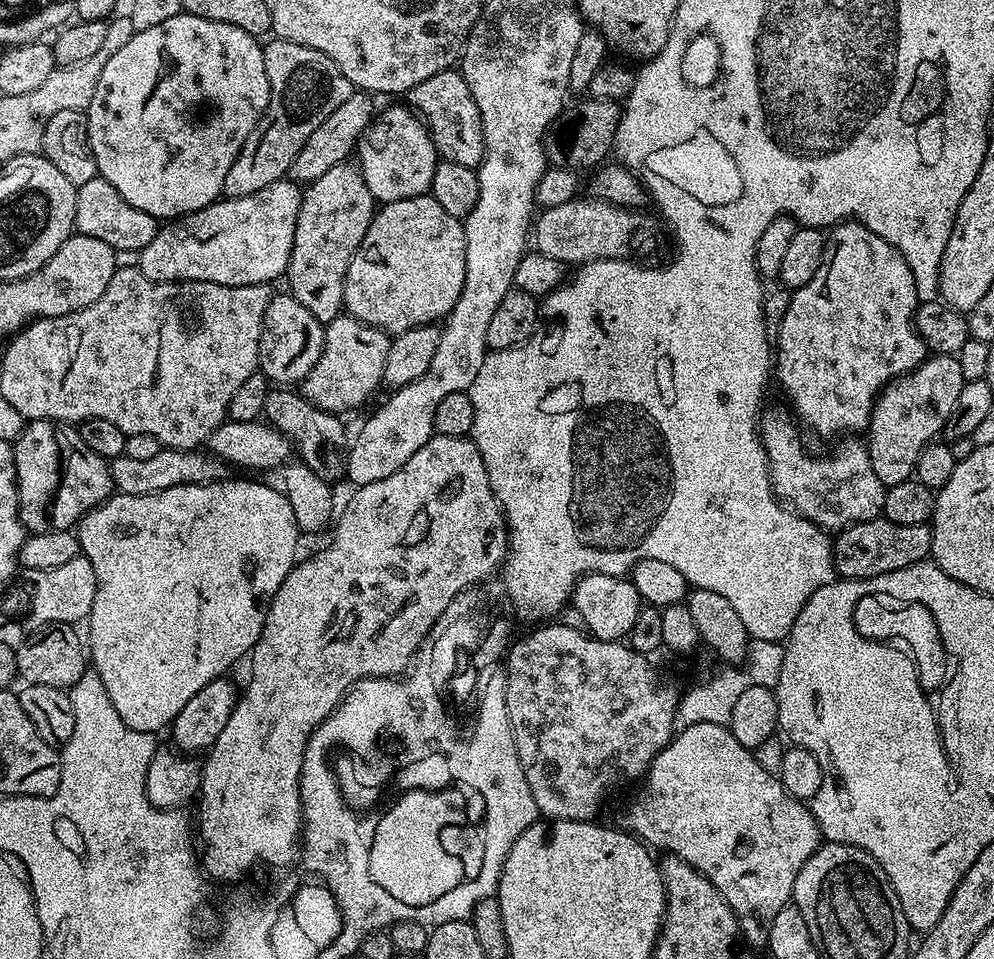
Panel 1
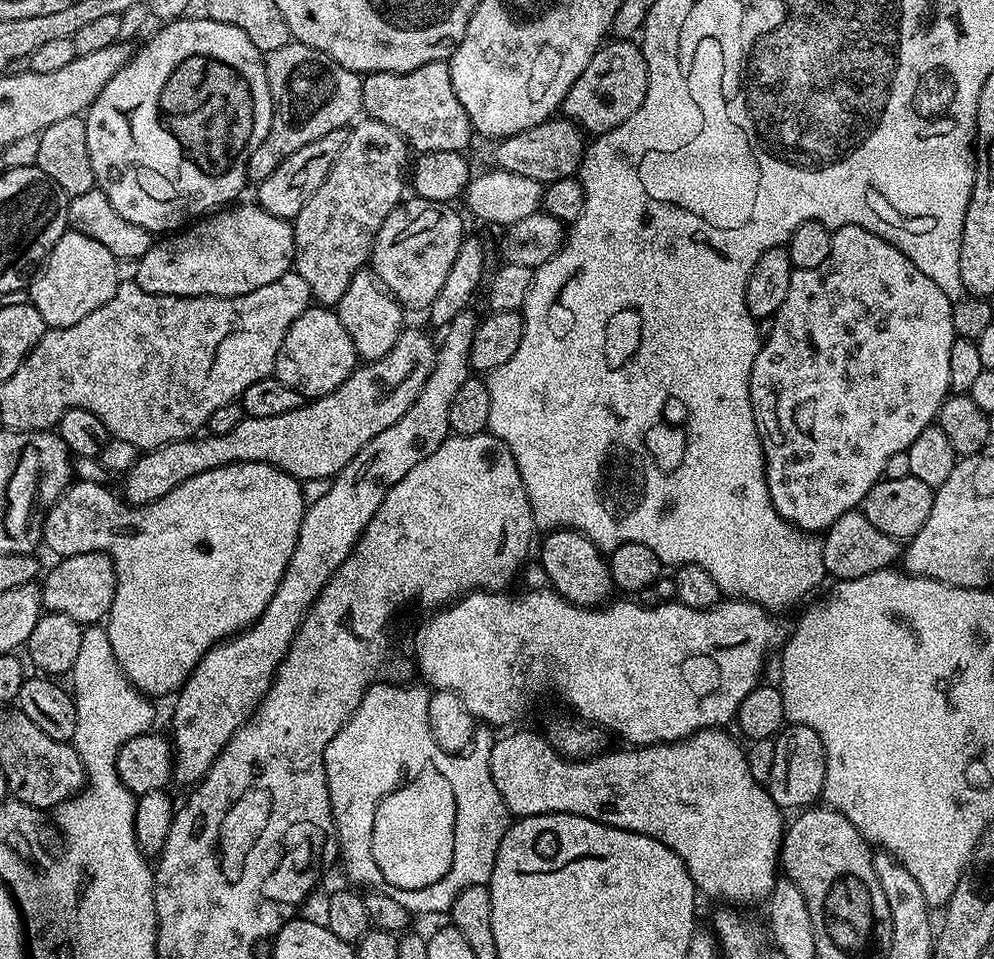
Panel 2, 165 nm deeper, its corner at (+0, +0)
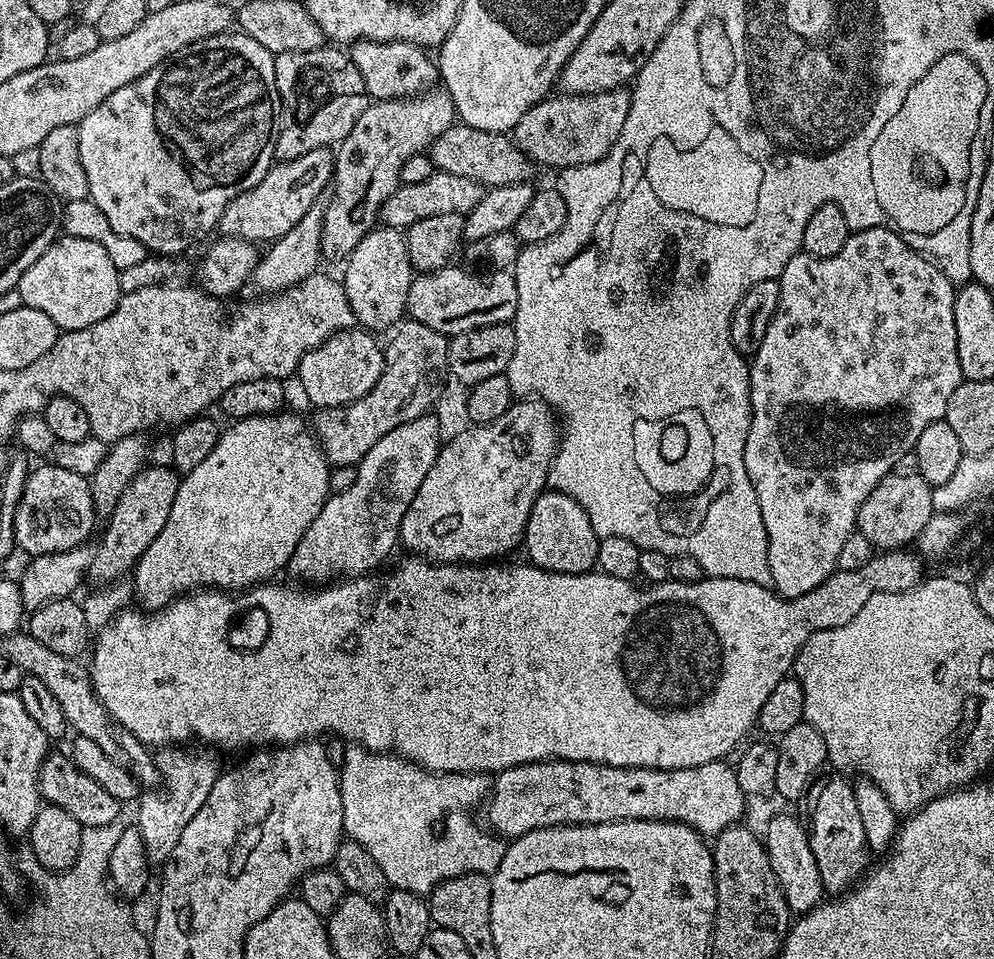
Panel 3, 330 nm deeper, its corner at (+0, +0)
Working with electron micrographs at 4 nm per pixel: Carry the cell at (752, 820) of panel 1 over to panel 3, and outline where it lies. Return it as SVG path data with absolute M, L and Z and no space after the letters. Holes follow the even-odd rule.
M539 760L529 764L519 764L513 768L495 773L490 784L490 795L486 800L486 808L488 804L488 821L486 821L486 824L493 833L499 834L501 837L515 838L535 828L553 828L563 824L611 824L613 820L673 820L679 824L690 826L705 838L715 838L719 832L726 830L731 824L737 823L741 819L740 815L744 812L744 803L746 803L746 797L738 786L735 767L724 760L706 762L702 766L694 766L686 770L674 770L673 772L663 772L657 768L615 768L605 764L570 762L569 760Z

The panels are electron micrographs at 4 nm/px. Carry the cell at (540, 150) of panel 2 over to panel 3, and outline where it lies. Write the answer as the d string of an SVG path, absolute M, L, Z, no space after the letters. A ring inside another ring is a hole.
M455 123L443 132L430 149L432 163L439 171L462 174L462 178L474 178L488 188L526 184L533 178L533 161L528 158L512 138L499 132L478 130L469 124Z

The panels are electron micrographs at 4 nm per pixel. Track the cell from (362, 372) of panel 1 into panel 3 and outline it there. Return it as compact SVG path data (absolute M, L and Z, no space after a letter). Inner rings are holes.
M373 228L346 258L342 283L350 308L356 315L356 324L365 330L399 325L408 311L408 295L414 279L414 269L408 253L408 241L399 228Z

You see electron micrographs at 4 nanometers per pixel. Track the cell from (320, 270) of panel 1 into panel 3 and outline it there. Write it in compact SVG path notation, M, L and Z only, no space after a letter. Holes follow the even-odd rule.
M433 86L419 96L377 100L362 110L358 122L354 122L354 130L346 134L334 152L334 183L324 205L322 222L322 252L325 257L347 258L352 253L354 246L377 227L386 198L400 187L402 166L410 162L414 154L427 153L432 143L457 120L454 102L448 91L440 86Z

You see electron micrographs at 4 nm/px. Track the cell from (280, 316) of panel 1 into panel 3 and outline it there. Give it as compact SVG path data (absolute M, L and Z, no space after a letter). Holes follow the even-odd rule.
M359 326L336 332L326 342L310 350L302 358L298 369L300 388L304 396L313 404L313 409L346 406L366 394L382 378L384 369L384 348L375 340L371 331Z

